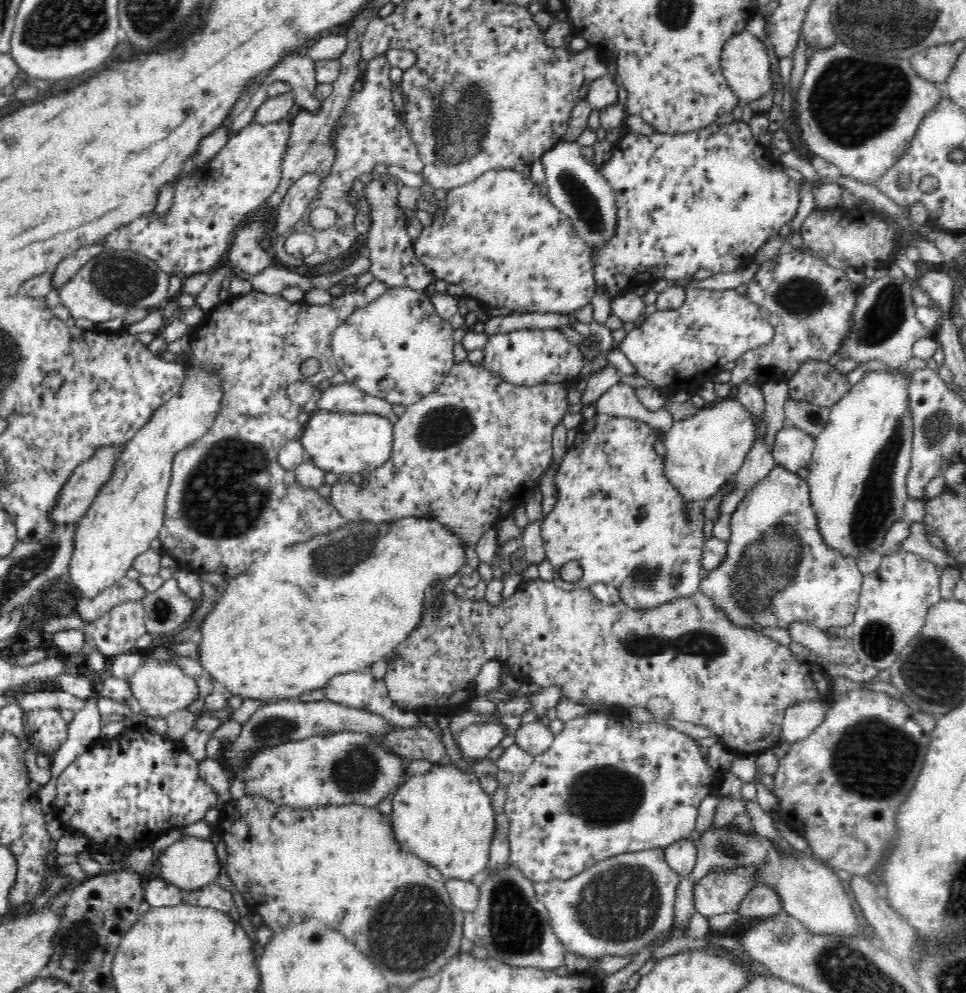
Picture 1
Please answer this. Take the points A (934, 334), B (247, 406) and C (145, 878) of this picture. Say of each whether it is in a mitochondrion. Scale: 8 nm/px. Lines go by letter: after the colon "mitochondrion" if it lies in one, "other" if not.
A: other
B: other
C: other

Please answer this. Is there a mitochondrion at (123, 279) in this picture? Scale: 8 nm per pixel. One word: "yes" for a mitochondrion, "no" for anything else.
yes

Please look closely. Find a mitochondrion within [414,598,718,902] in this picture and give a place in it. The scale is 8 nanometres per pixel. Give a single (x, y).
(604, 795)

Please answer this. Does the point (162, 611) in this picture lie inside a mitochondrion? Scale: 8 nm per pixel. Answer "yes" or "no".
yes

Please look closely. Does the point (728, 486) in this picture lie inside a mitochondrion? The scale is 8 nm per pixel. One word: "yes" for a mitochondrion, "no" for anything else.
no

